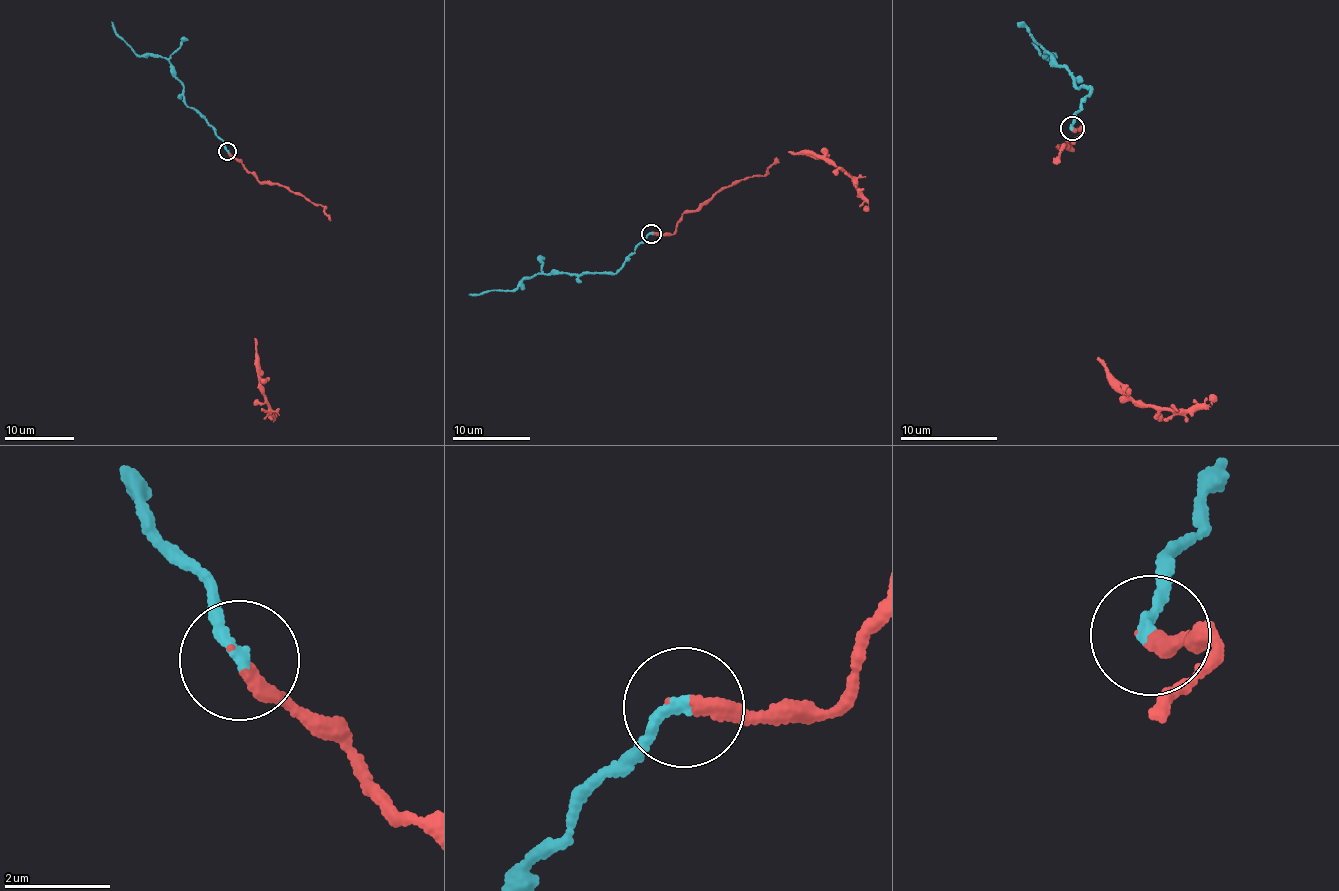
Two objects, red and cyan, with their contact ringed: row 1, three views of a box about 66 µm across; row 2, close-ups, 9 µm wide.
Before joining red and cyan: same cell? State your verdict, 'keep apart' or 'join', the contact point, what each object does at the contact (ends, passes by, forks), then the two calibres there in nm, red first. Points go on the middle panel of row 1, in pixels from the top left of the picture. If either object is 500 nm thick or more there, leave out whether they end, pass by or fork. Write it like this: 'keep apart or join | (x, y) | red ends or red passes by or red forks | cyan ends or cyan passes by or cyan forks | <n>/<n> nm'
join | (651, 233) | red ends | cyan ends | 280/220 nm

